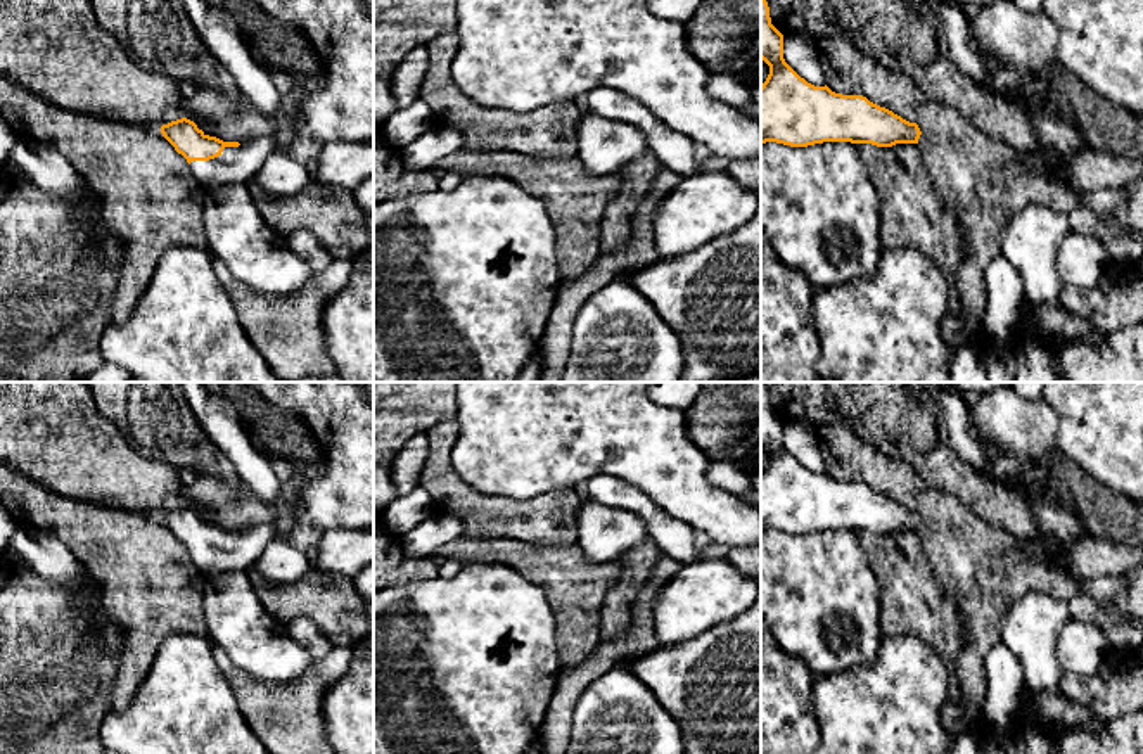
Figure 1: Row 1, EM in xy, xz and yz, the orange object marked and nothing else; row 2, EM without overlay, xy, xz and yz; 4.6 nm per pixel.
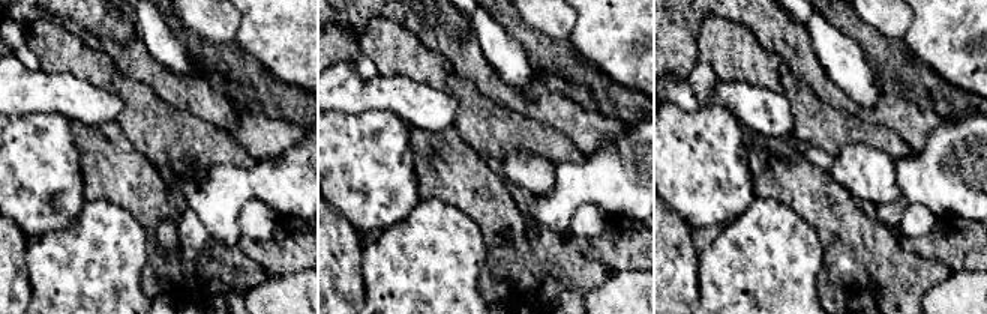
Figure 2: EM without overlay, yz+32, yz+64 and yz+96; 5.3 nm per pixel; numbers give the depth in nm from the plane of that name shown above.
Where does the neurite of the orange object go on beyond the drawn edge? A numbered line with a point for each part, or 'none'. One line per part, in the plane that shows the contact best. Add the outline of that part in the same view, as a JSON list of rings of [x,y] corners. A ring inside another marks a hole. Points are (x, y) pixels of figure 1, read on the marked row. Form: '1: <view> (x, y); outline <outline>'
1: xy (237, 165); outline [[[278,133],[261,135],[239,147],[225,147],[214,159],[192,161],[190,171],[206,192],[221,185],[247,183],[263,168],[270,152],[278,147]]]

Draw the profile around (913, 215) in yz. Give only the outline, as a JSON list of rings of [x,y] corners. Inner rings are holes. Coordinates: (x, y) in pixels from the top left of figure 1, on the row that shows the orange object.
[[[918,144],[854,145],[880,199],[882,249],[923,254],[949,284],[948,313],[941,323],[944,342],[951,351],[967,344],[982,348],[982,318],[970,322],[963,315],[956,291],[956,275],[967,252],[963,225],[937,194]]]

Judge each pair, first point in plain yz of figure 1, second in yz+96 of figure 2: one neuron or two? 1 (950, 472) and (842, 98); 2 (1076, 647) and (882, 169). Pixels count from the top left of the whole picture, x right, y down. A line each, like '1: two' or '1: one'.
1: one
2: one

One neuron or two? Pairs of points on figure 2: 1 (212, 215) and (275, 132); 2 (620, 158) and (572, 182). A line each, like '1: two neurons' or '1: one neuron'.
1: two neurons
2: one neuron

